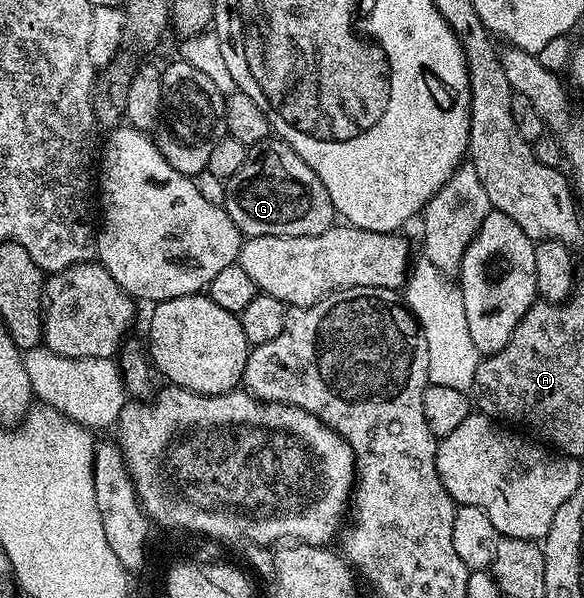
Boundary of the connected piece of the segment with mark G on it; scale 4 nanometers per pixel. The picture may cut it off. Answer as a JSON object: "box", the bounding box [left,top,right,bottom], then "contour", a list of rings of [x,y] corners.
{"box":[224,136,336,236],"contour":[[[271,136],[264,142],[258,142],[247,149],[244,164],[240,164],[240,172],[226,182],[226,204],[224,209],[243,235],[256,236],[316,236],[330,229],[336,222],[336,211],[328,196],[328,188],[316,176],[304,160],[288,143],[277,136]]]}

